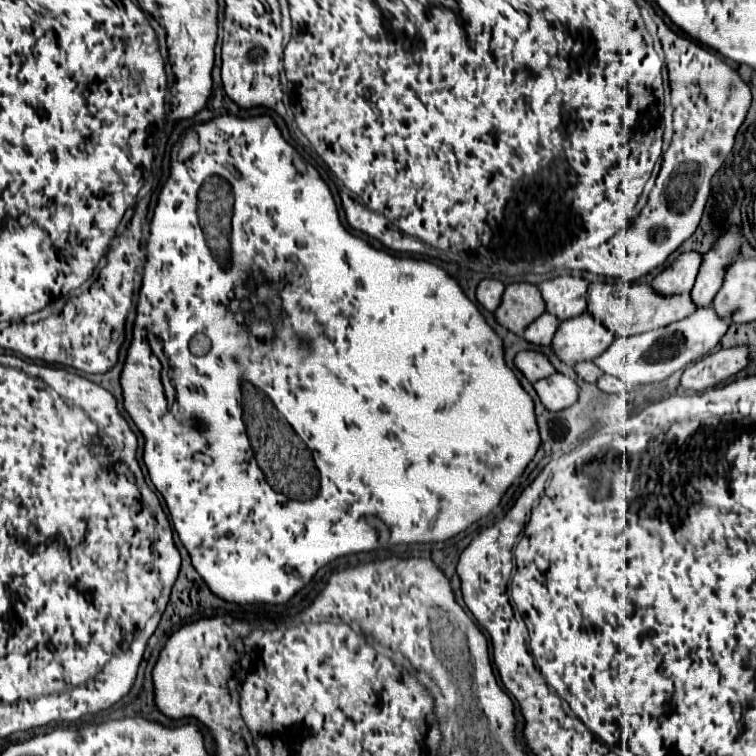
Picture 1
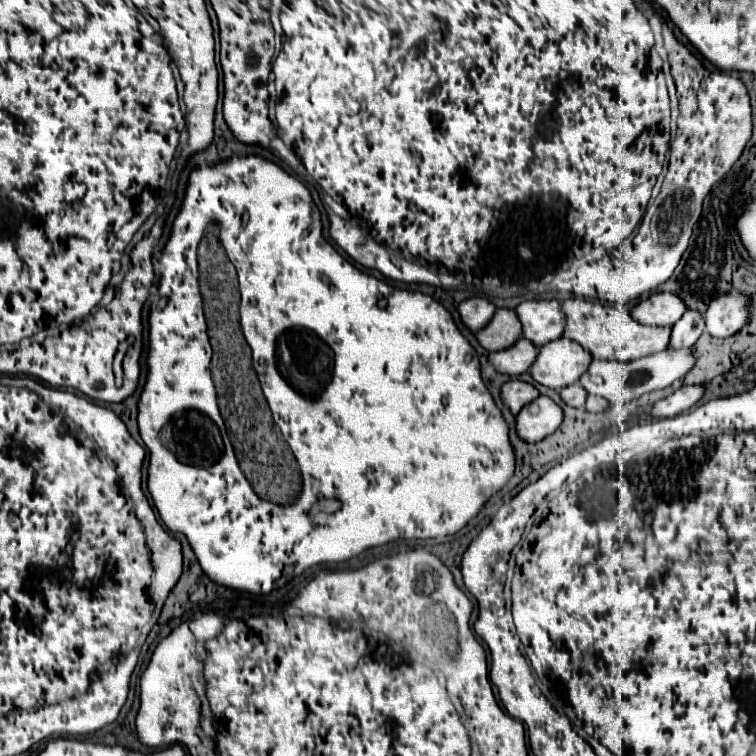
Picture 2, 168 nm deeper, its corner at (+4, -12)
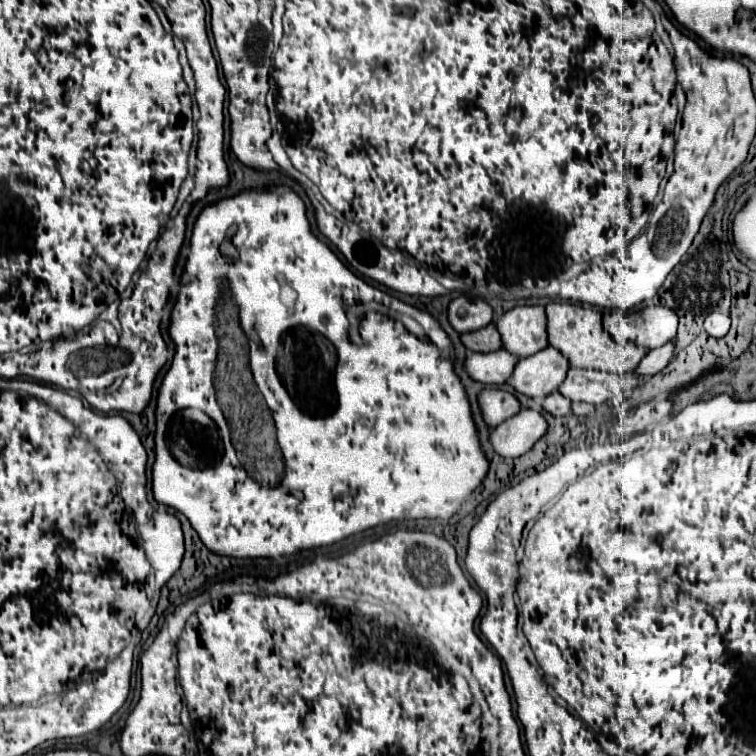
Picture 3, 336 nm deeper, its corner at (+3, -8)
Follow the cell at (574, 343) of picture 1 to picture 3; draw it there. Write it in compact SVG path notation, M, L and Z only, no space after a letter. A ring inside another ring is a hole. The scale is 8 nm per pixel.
M548 346L534 356L518 360L508 384L514 388L514 392L528 398L548 396L558 390L558 386L566 378L566 372L566 358L558 350Z

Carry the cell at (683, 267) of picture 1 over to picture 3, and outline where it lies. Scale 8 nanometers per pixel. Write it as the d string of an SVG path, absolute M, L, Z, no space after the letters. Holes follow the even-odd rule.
M648 306L632 314L610 310L602 318L602 326L618 344L630 340L648 350L670 342L678 330L676 312L664 306Z

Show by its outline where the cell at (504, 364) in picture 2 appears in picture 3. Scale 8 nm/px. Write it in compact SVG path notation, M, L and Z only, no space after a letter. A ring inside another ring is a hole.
M496 350L488 354L468 352L464 360L466 374L482 384L504 384L518 362L516 356L508 354L506 350Z

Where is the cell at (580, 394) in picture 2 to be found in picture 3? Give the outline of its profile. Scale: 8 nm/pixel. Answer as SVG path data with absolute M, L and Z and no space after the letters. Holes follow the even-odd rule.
M552 392L550 396L544 398L542 410L552 416L566 416L566 414L570 414L570 400L564 398L560 392Z

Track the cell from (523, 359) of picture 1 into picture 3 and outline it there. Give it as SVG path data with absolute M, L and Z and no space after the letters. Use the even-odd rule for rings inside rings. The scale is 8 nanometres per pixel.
M482 390L478 394L478 406L482 412L482 420L490 428L496 428L500 422L520 412L520 402L516 400L516 396L504 390Z

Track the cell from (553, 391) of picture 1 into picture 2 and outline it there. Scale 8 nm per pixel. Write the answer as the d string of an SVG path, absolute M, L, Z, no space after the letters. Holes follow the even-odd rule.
M539 396L517 414L517 432L527 442L539 442L553 434L563 422L563 408L549 396Z

